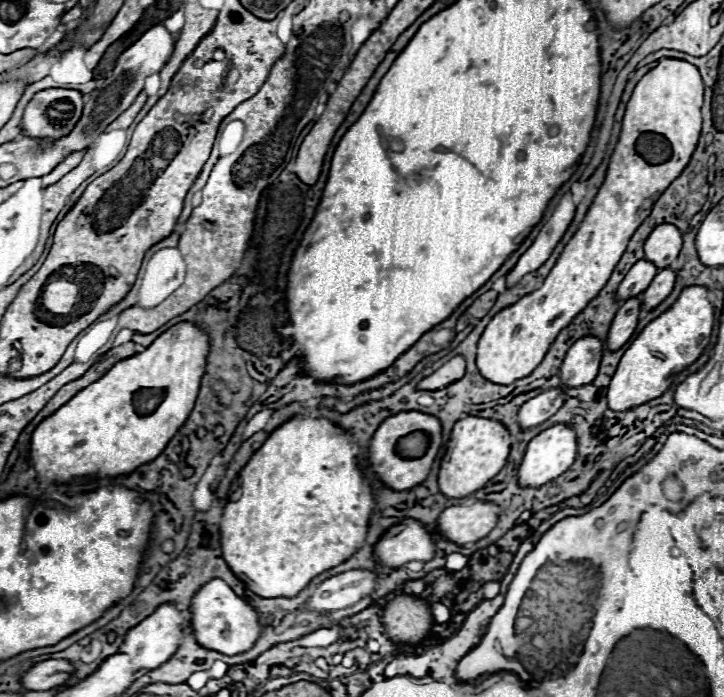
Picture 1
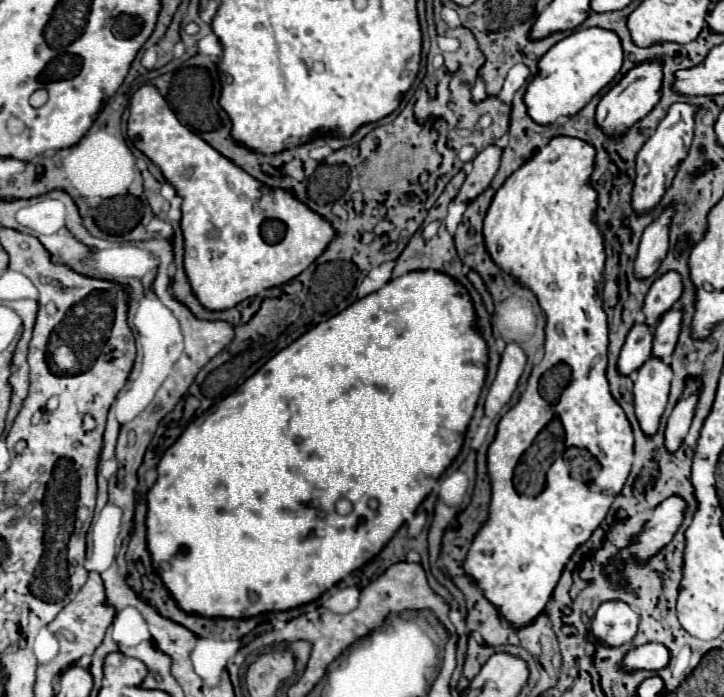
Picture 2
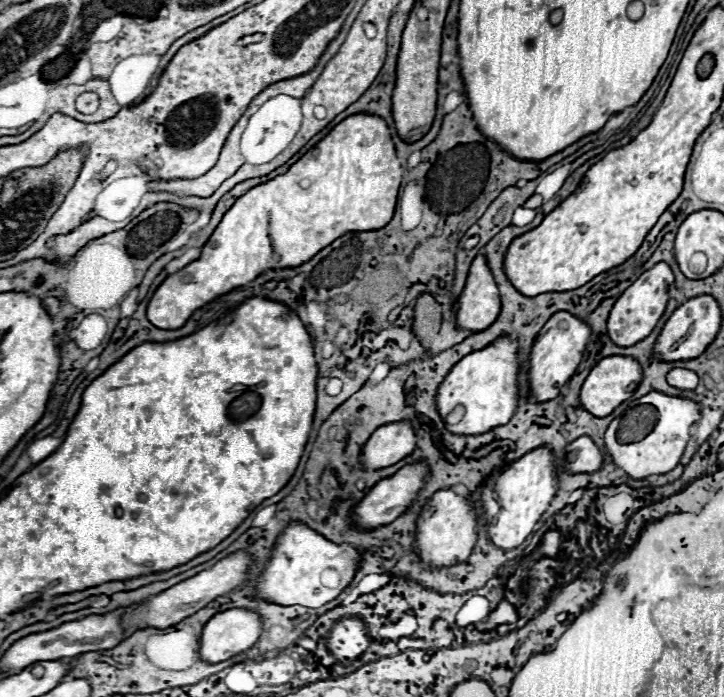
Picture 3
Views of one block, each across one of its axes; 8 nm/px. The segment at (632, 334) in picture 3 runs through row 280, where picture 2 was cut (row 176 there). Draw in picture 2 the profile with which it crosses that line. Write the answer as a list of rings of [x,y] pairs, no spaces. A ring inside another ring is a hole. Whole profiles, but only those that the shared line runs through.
[[[676,102],[668,110],[666,118],[658,124],[656,132],[644,142],[644,146],[636,154],[636,180],[634,180],[634,188],[630,194],[632,196],[630,208],[634,214],[638,214],[638,216],[648,214],[660,204],[666,188],[672,184],[672,178],[674,178],[680,162],[684,160],[684,156],[688,154],[688,148],[692,144],[694,114],[696,114],[694,106],[684,104],[684,102]]]

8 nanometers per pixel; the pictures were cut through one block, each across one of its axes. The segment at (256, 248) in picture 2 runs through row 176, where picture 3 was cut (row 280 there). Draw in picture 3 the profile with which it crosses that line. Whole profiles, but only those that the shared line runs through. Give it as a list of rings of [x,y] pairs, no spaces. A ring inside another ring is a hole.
[[[354,114],[352,118],[346,118],[344,122],[334,126],[332,132],[322,138],[308,154],[292,164],[286,174],[254,186],[252,190],[248,190],[248,194],[236,200],[232,210],[224,214],[210,240],[204,244],[200,258],[170,274],[158,286],[148,304],[148,320],[162,330],[178,330],[198,308],[256,280],[266,270],[298,268],[312,256],[316,256],[322,248],[348,232],[368,232],[384,228],[394,216],[400,178],[402,168],[396,158],[386,122],[382,118],[372,118],[370,114]]]

